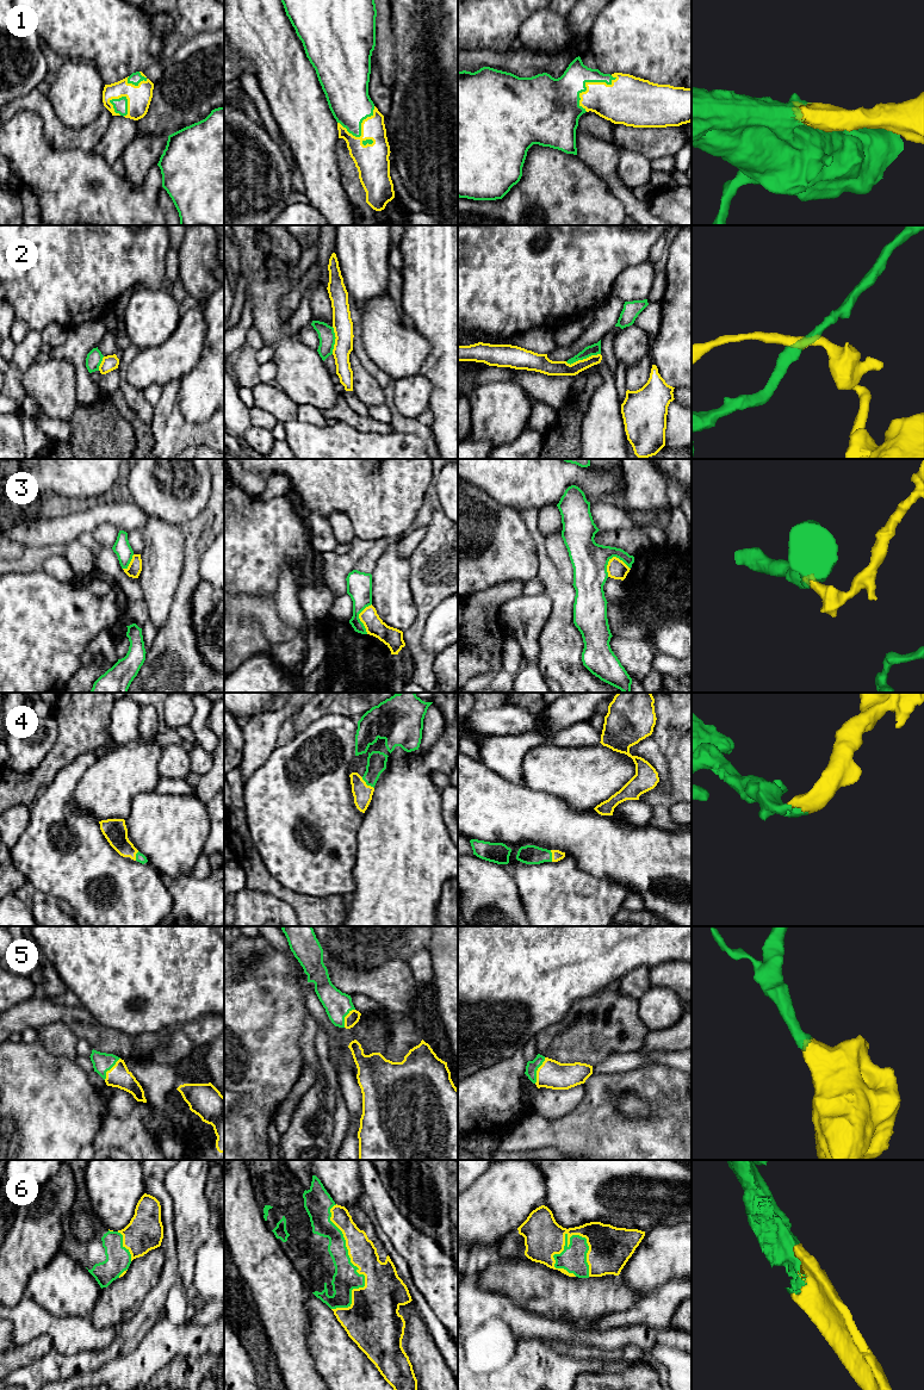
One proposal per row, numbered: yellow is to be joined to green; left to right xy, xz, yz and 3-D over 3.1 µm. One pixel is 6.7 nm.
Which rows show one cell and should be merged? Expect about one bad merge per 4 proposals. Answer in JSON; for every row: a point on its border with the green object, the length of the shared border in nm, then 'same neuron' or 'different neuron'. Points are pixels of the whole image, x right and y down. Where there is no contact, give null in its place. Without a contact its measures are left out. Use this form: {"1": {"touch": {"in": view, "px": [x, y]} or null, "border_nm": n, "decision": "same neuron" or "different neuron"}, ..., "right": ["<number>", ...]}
{"1": {"touch": {"in": "yz", "px": [589, 81]}, "border_nm": 320, "decision": "same neuron"}, "2": {"touch": {"in": "yz", "px": [582, 359]}, "border_nm": 240, "decision": "different neuron"}, "3": {"touch": {"in": "yz", "px": [618, 557]}, "border_nm": 170, "decision": "different neuron"}, "4": {"touch": {"in": "xz", "px": [367, 785]}, "border_nm": 120, "decision": "same neuron"}, "5": {"touch": {"in": "yz", "px": [537, 1069]}, "border_nm": 190, "decision": "same neuron"}, "6": {"touch": {"in": "xz", "px": [357, 1269]}, "border_nm": 700, "decision": "same neuron"}, "right": ["1", "4", "5", "6"]}

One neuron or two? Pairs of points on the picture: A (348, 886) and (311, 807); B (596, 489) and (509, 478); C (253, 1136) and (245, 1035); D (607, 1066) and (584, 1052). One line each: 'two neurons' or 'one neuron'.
A: one neuron
B: one neuron
C: one neuron
D: two neurons

